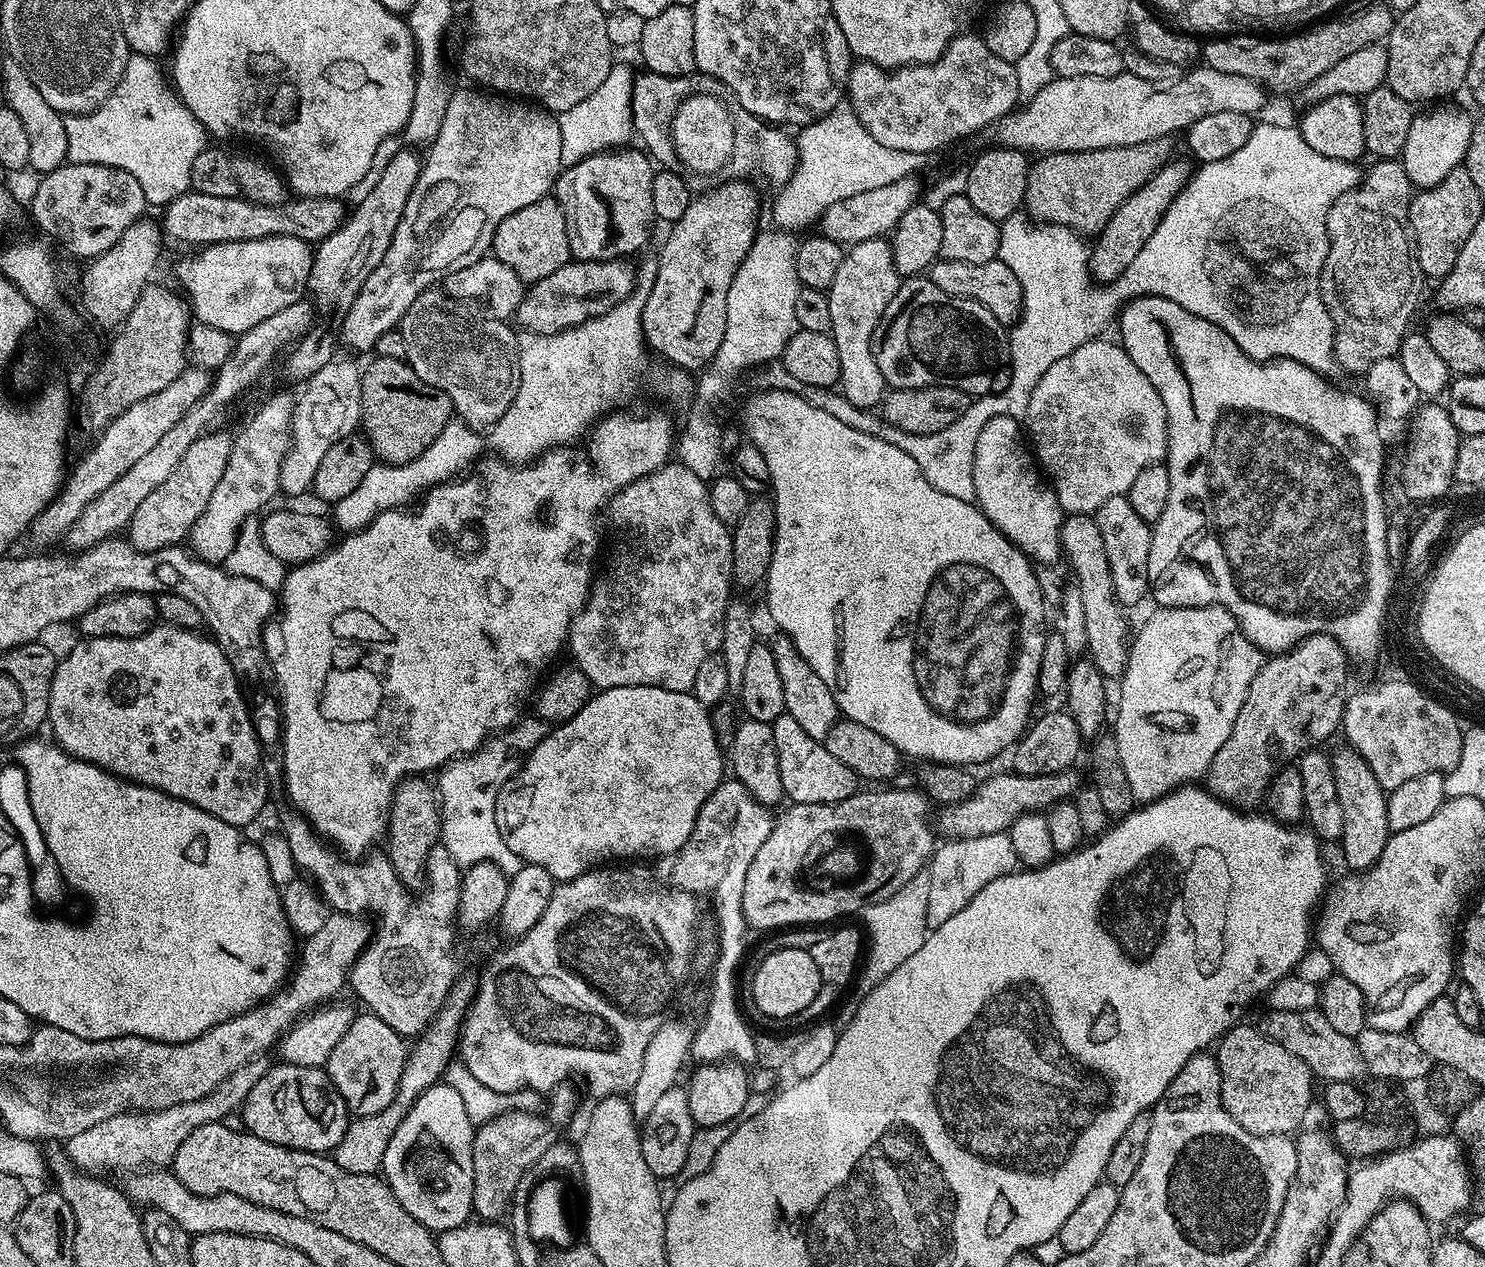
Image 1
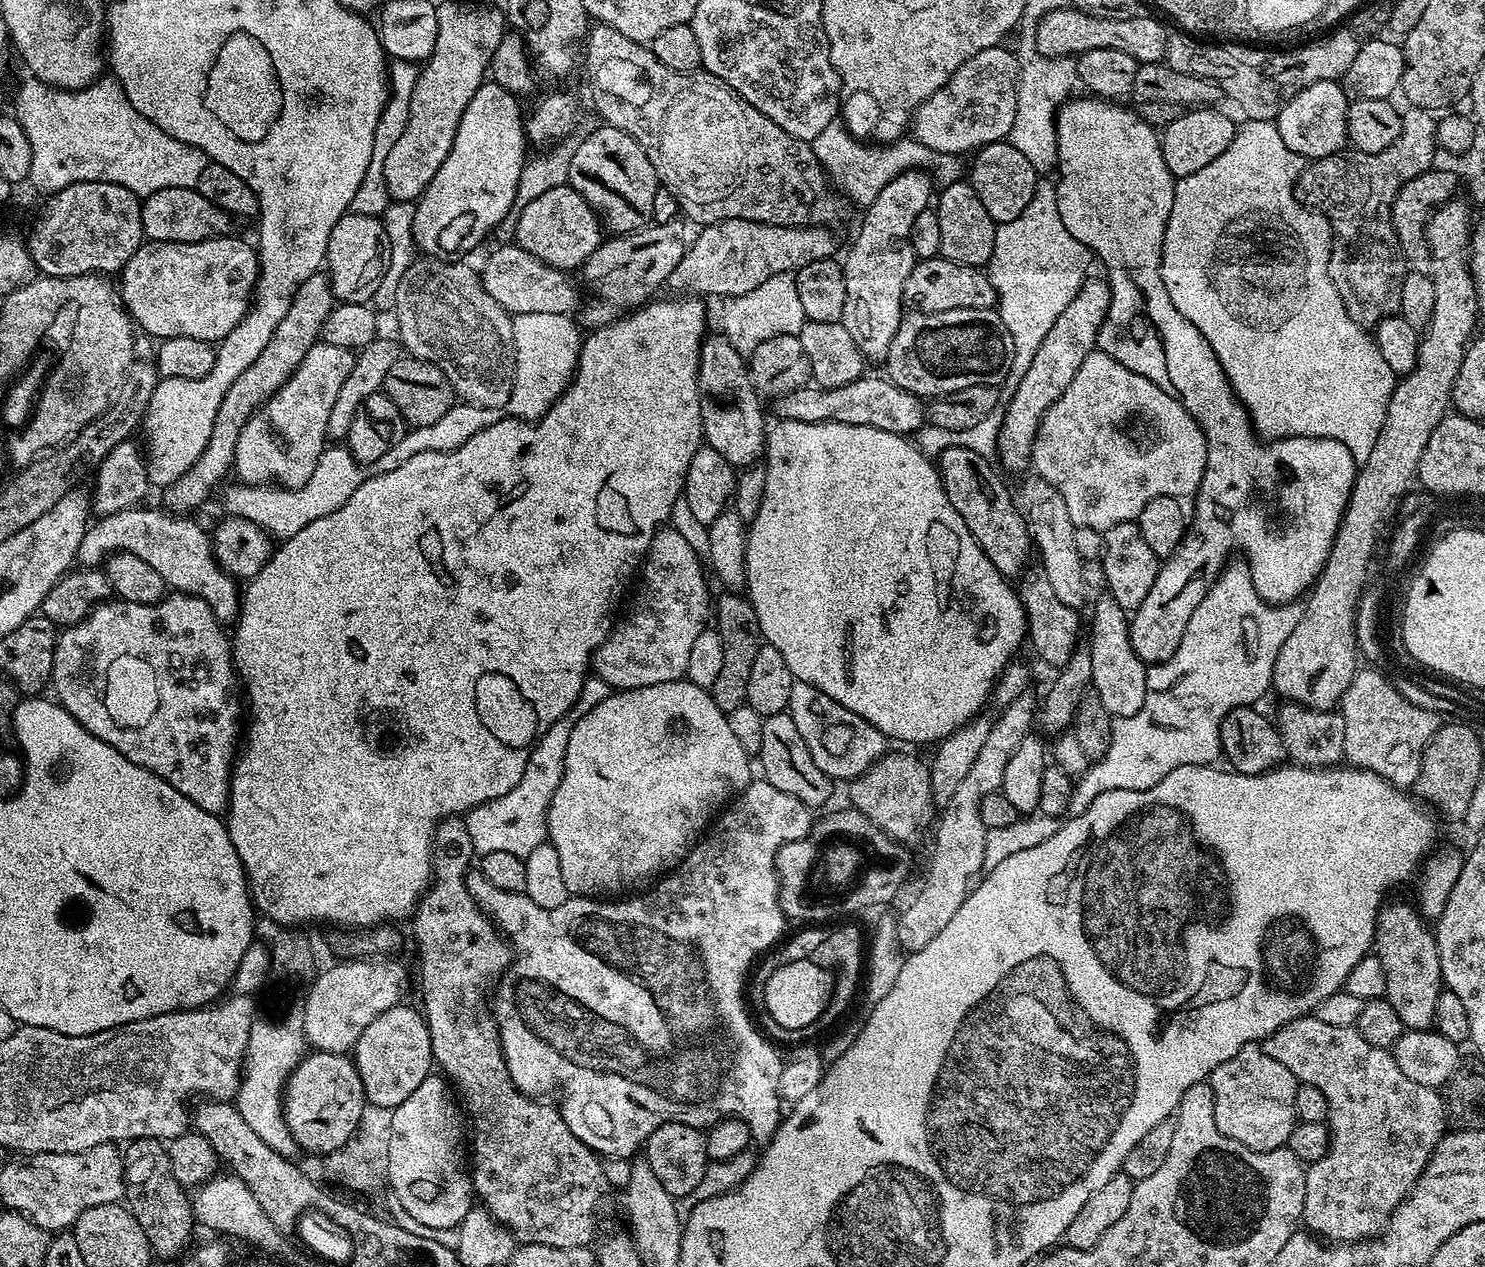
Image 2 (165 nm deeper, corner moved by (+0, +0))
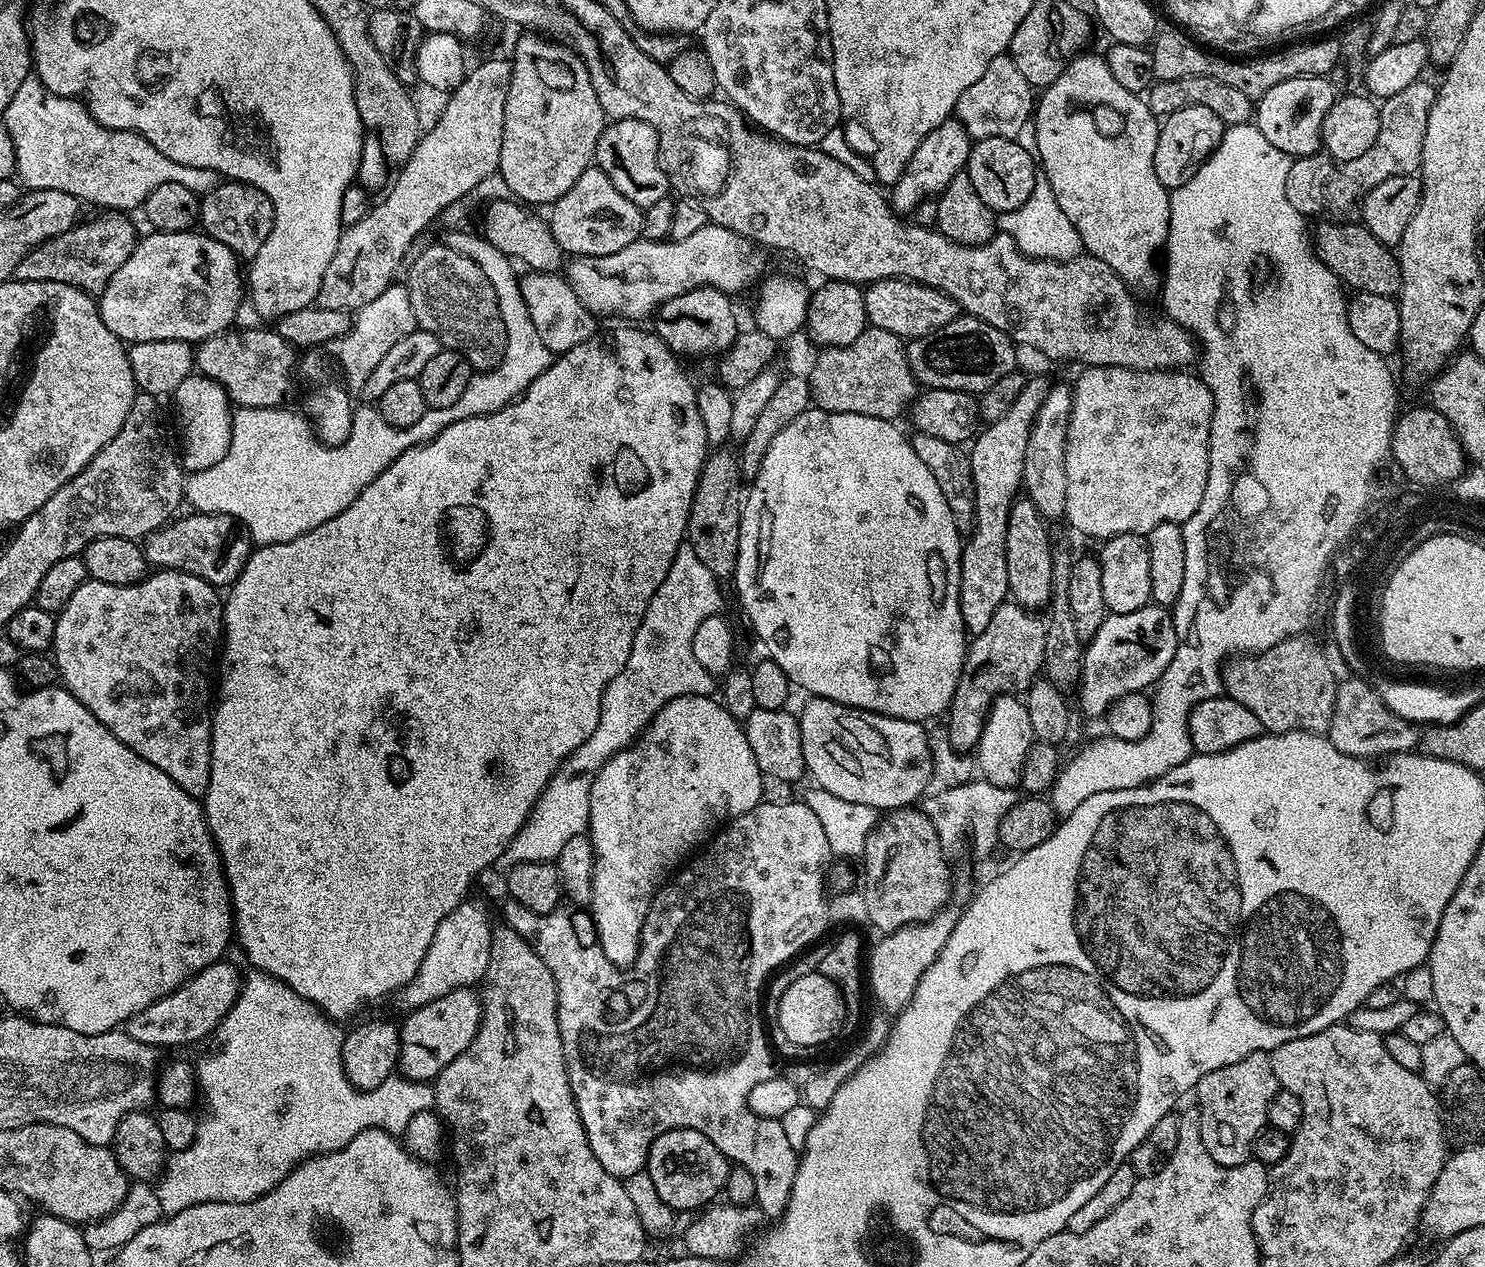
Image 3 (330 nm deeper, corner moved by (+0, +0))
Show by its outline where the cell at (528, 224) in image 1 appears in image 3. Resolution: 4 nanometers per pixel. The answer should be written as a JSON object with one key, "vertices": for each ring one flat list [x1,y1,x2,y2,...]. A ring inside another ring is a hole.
{"vertices":[[595,166,585,170,582,178,578,178,578,182,574,182,574,186,570,186,570,190,566,190,566,194,551,205,550,212,554,242,558,242,560,248,572,258,614,254,630,246,630,242,641,239,642,209,630,202,630,198,626,198,626,194,610,182,607,174]]}

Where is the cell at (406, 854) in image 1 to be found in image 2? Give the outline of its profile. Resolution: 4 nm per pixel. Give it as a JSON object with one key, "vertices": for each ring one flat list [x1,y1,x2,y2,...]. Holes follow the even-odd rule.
{"vertices":[[441,822,435,825,432,834,432,856,431,868,434,877,429,889,420,898,419,904,416,905,416,911,411,917,410,925,416,931,416,940,420,943,420,982,424,986,424,1008,422,1007,422,1015,428,1021,428,1033,430,1034,430,1042,432,1043,432,1059,435,1067,449,1081,456,1083,456,1088,460,1091,460,1096,464,1099,464,1108,468,1111,468,1120,472,1123,472,1152,470,1148,470,1183,474,1189,475,1195,480,1200,483,1207,486,1209,489,1216,496,1221,497,1224,507,1229,509,1233,521,1245,525,1244,545,1244,546,1246,554,1246,555,1248,565,1248,566,1246,588,1246,593,1242,592,1239,596,1236,596,1231,600,1228,600,1211,604,1208,604,1168,601,1157,593,1152,591,1148,587,1148,572,1131,566,1126,563,1116,560,1115,559,1107,548,1104,540,1104,544,1102,533,1102,523,1092,513,1088,511,1080,508,1079,508,1073,504,1069,504,1055,500,1051,500,1041,496,1031,495,1023,490,1022,489,1017,479,1011,480,1003,483,1002,484,996,480,993,480,988,484,988,488,984,488,979,491,976,499,977,501,973,509,967,510,964,510,945,502,935,499,927,487,915,484,916,476,909,476,904,472,901,472,896,468,893,468,888,464,885,464,871,468,868,468,860,456,848,469,847,469,834,467,827,456,825,456,822]]}

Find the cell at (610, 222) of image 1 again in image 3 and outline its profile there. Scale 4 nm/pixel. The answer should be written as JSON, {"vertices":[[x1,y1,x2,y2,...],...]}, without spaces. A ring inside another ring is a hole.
{"vertices":[[612,120,598,138,594,164,607,174,610,182,618,186,618,190,622,190,622,194,626,194,626,198,630,198,630,202,634,202,642,210,654,206,658,198,669,195,668,175,660,165,658,134,654,126,646,122]]}

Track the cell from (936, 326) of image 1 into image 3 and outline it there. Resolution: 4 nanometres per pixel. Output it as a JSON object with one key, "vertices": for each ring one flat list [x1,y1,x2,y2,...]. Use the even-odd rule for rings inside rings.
{"vertices":[[961,314,954,322,917,336,907,345,912,373,928,388,953,388,983,394,998,378,1006,378,1017,367,1017,345,1002,330,982,322,977,316]]}

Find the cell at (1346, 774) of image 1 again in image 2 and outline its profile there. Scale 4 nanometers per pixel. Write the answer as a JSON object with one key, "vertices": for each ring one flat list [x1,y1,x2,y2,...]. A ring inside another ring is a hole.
{"vertices":[[1400,900,1381,907,1376,919,1374,954,1382,962,1382,970,1386,970,1384,996,1402,1018,1405,1029,1428,1030,1436,1022,1444,975,1433,929,1429,925,1427,928,1425,917,1413,905,1412,908]]}

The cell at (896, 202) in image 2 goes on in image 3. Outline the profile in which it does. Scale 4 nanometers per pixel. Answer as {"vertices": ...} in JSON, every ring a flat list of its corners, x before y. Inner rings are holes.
{"vertices":[[955,118,944,120,934,130,930,130,930,134,926,134,918,150,914,152,914,158,910,158,898,182,891,185,890,203,893,212,912,214,922,201,939,197,944,188,950,186,952,179,967,169,973,143,964,123]]}

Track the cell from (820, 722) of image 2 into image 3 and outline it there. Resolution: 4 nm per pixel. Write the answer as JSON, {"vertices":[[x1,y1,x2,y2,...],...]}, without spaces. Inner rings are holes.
{"vertices":[[821,696,805,701,804,709,798,712,802,754,807,775,816,779,813,780,815,787,830,790,830,794,835,794,846,802,862,802,862,806,877,810,895,810,915,805,929,791,928,783,932,780,934,765,930,732,924,729,927,727,923,723,851,708]]}

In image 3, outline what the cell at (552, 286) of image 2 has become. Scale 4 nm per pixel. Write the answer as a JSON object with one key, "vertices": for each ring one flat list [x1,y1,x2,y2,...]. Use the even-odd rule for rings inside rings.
{"vertices":[[710,222,706,226,694,230,694,234,690,234,690,238,681,240,641,238,630,242,630,246,626,246,614,254,577,256,569,259,566,264,566,269,568,268,566,279,568,285,574,290,574,294,586,306,586,310,592,312,593,316,603,318,603,316,620,315,628,319,625,321,640,322,643,316,651,317,670,298,678,298,678,294,686,294,686,290,709,287,729,294,737,294,736,292,742,291,763,270,763,254,765,255,753,241,746,239,745,236,740,236,734,230,722,227,721,224]]}

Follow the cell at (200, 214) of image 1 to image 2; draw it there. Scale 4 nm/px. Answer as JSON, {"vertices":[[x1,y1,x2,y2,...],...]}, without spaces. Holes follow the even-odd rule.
{"vertices":[[167,188,143,197,140,205,142,230,149,241,157,244,193,244,229,235,233,217,223,212,210,198,202,198,195,188]]}

